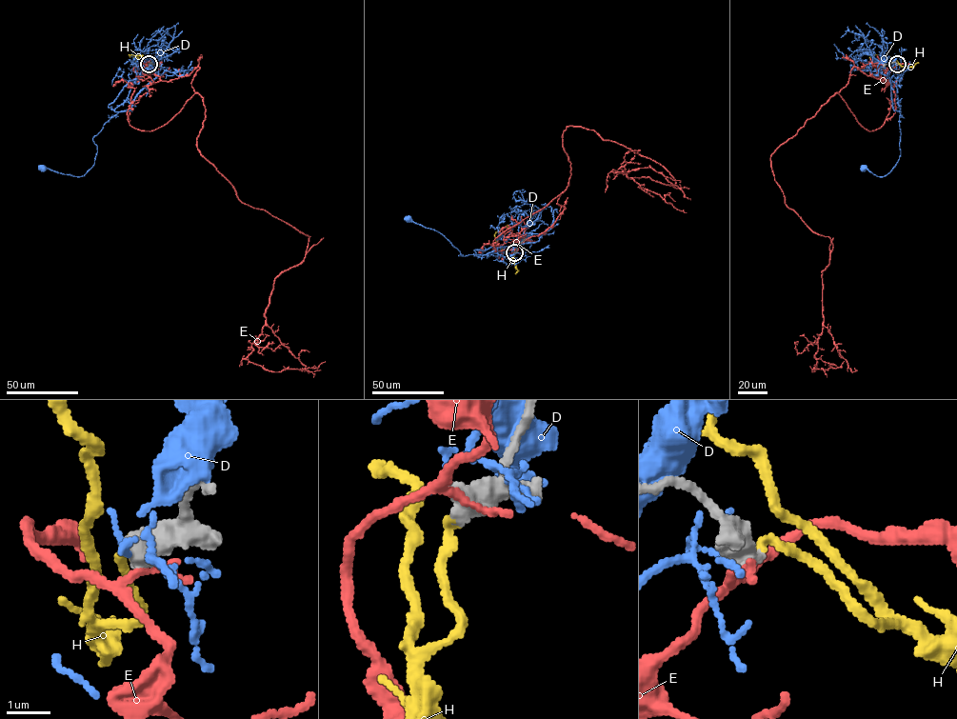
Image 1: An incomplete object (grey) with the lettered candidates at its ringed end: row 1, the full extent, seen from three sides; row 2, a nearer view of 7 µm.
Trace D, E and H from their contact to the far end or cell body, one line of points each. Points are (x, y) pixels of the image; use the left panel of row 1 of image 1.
D: (148, 64), (150, 69), (135, 78), (117, 113), (93, 137), (97, 151), (83, 175), (42, 169)
E: (149, 65), (167, 81), (199, 68), (200, 153), (244, 203), (309, 237), (247, 358), (273, 371), (325, 361)
H: (149, 64), (148, 67), (145, 58), (129, 54), (142, 58)

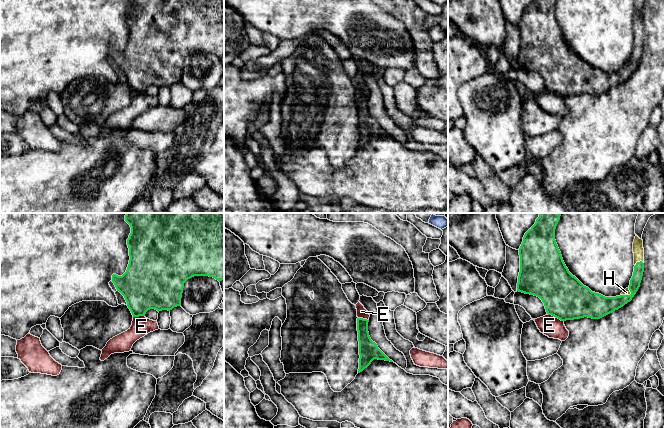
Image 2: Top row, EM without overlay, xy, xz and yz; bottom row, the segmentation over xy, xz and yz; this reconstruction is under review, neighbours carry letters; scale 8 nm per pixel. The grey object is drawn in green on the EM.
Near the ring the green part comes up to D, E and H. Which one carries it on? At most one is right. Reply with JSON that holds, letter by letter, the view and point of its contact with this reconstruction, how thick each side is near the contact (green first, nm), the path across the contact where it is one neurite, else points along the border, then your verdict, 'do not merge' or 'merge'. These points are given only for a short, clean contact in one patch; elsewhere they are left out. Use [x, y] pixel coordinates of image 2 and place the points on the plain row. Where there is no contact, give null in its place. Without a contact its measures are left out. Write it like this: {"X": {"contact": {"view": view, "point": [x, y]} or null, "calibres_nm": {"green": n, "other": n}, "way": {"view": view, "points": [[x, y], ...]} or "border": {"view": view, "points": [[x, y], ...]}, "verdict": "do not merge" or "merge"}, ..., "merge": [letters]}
{"D": {"contact": null, "verdict": "do not merge"}, "E": {"contact": {"view": "yz", "point": [555, 92]}, "calibres_nm": {"green": 360, "other": 160}, "border": {"view": "yz", "points": [[547, 89], [563, 97]]}, "verdict": "do not merge"}, "H": {"contact": {"view": "yz", "point": [638, 38]}, "calibres_nm": {"green": 90, "other": 90}, "verdict": "merge"}, "merge": ["H"]}

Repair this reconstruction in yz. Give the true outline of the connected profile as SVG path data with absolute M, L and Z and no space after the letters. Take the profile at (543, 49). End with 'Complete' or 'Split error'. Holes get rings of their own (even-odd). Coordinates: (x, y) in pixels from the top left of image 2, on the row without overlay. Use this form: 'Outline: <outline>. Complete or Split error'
Outline: M534 0L524 11L519 24L520 48L517 67L539 73L548 91L561 97L584 93L600 95L630 78L640 63L644 48L643 16L637 11L633 18L634 48L630 61L620 72L605 73L584 62L566 43L555 16L557 0Z. Split error

